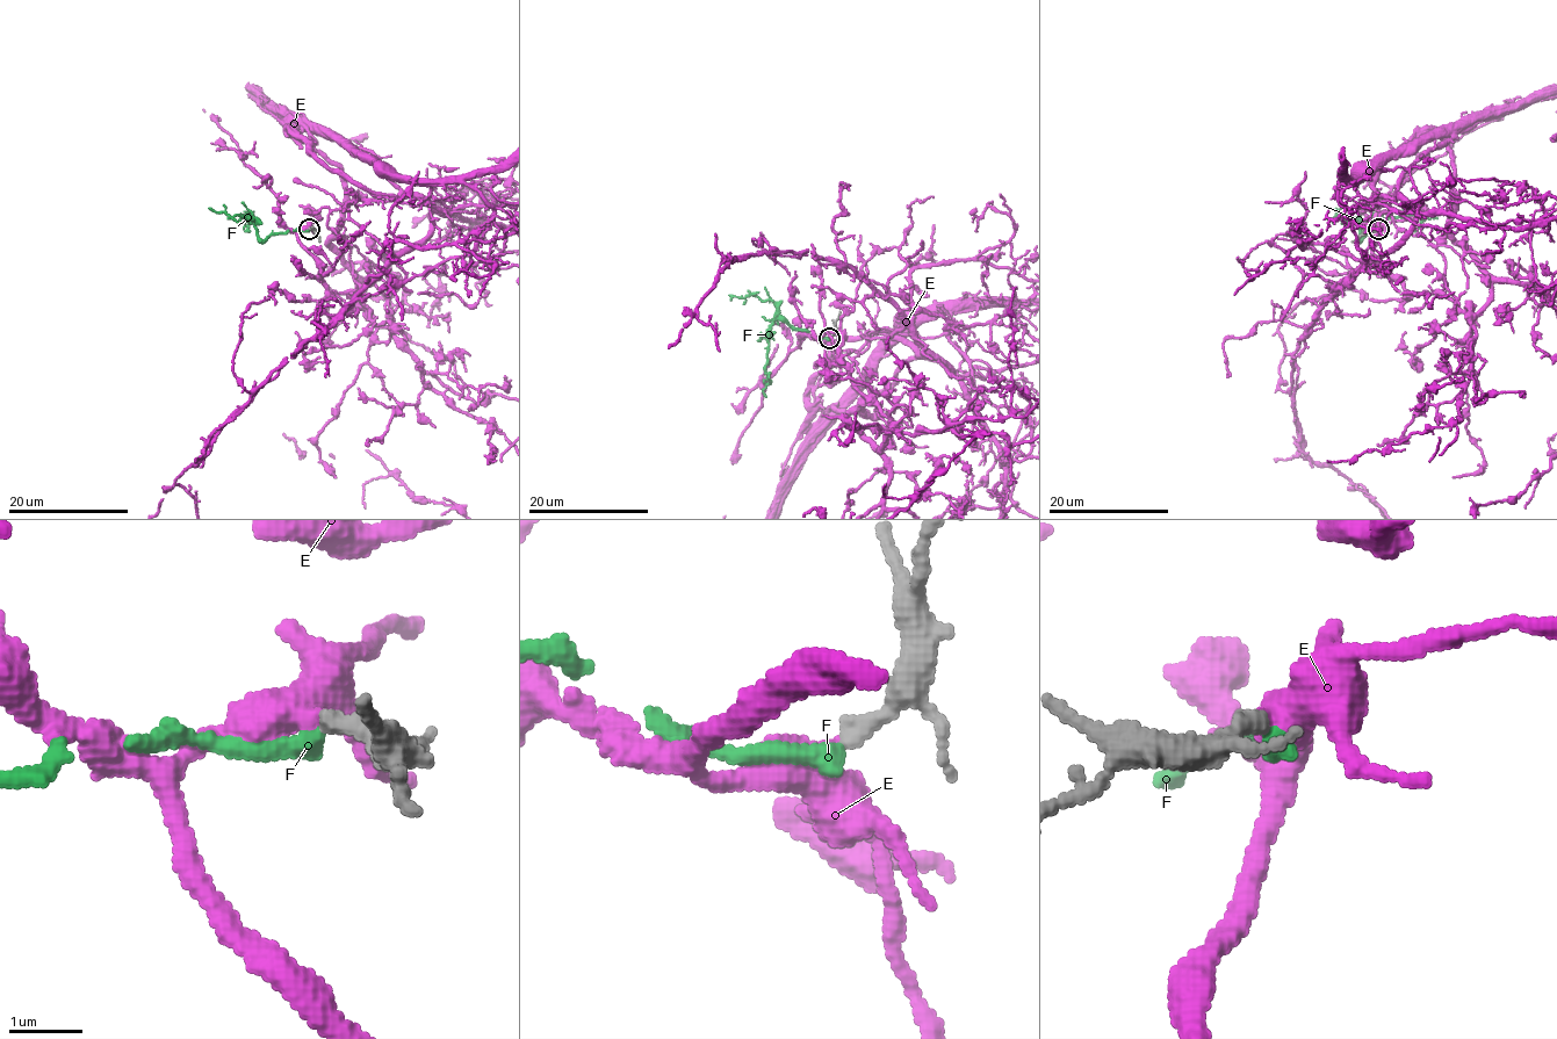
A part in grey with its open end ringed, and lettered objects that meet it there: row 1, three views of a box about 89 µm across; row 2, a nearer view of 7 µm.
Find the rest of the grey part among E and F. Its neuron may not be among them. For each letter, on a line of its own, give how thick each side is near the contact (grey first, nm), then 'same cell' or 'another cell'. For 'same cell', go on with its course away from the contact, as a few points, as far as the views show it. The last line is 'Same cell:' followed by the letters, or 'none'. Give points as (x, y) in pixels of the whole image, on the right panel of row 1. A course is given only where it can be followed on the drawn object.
E: 280 nm thick on the grey side, 400 nm on the other; another cell
F: 260 nm thick on the grey side, 280 nm on the other; same cell
Same cell: F

